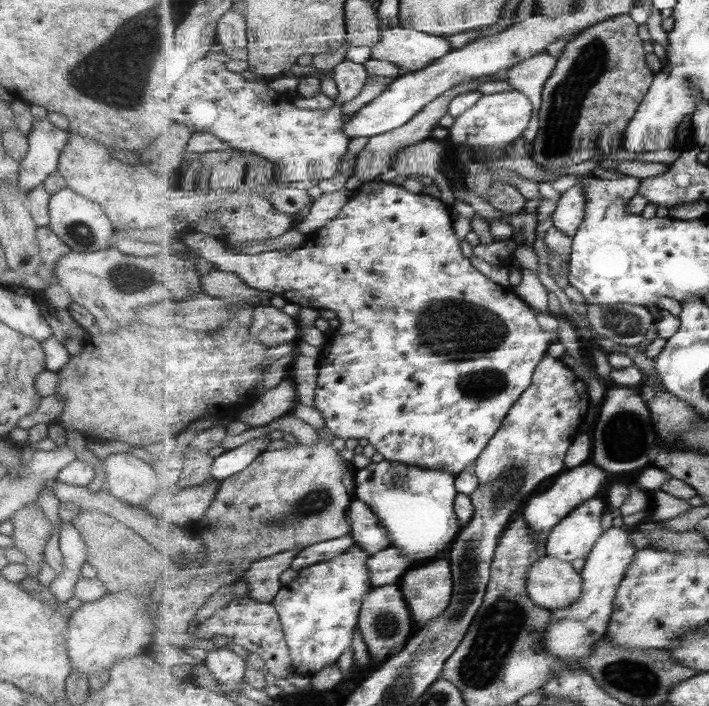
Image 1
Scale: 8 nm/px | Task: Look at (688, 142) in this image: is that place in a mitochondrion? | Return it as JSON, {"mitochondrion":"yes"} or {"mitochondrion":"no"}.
{"mitochondrion":"no"}

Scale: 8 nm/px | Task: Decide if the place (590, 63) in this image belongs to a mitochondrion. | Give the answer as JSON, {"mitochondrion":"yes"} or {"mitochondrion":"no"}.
{"mitochondrion":"yes"}

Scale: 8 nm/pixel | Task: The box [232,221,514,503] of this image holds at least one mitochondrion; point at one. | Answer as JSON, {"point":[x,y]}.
{"point":[460,334]}

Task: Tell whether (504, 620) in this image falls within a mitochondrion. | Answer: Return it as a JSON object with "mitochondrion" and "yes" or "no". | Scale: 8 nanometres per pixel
{"mitochondrion":"yes"}

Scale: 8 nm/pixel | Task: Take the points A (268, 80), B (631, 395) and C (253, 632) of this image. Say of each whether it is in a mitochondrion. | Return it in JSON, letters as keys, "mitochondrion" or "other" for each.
{"A":"other","B":"mitochondrion","C":"other"}

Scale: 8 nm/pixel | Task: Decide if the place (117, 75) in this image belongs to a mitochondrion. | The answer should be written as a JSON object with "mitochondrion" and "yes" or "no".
{"mitochondrion":"yes"}

